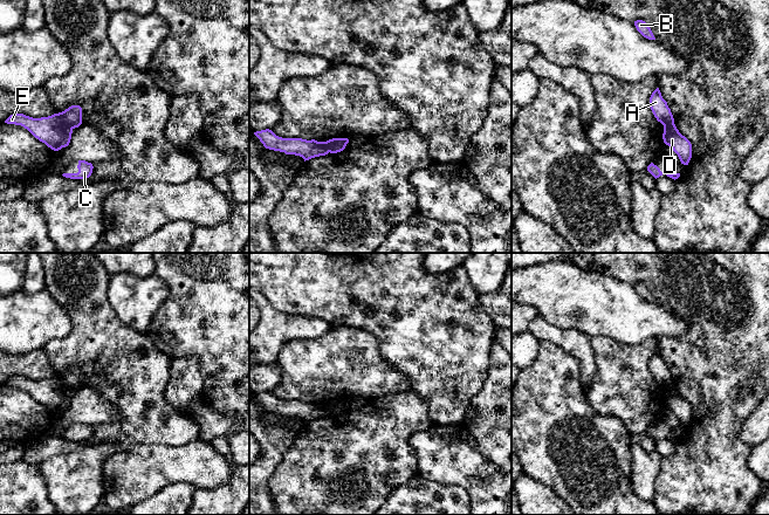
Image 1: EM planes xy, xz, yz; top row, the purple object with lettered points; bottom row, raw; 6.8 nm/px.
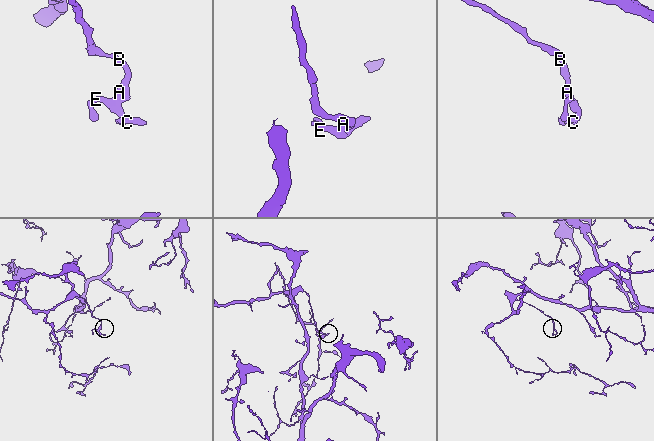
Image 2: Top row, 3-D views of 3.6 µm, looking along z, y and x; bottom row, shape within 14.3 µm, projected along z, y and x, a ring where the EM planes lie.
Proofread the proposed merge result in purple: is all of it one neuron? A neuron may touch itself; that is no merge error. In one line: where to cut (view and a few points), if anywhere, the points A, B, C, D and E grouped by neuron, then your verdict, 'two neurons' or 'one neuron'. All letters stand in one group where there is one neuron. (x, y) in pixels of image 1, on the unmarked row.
xy (56, 376), (71, 391) | A B / C D E | two neurons

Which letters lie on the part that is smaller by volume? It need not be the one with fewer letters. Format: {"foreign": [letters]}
{"foreign": ["C", "D", "E"]}

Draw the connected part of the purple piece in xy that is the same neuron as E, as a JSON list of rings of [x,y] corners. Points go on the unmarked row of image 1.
[[[13,376],[5,385],[23,389],[35,400],[54,413],[68,408],[71,401],[73,391],[57,376],[41,380],[33,380],[23,376]]]

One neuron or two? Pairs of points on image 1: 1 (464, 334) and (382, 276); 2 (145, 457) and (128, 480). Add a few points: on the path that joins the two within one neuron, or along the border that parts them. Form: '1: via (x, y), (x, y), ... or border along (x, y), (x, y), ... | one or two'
1: via (444, 334), (439, 334), (402, 296) | one
2: via (145, 462), (134, 474) | one

